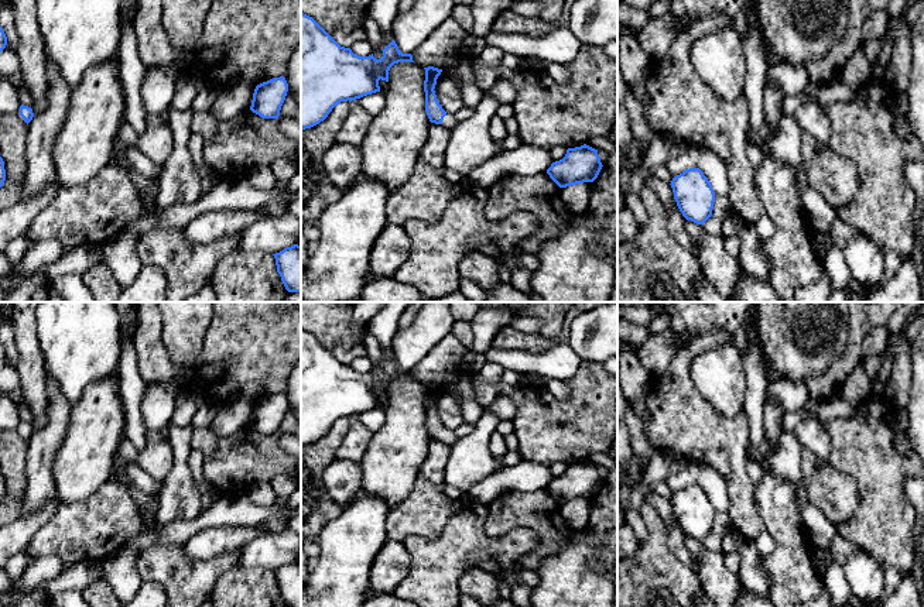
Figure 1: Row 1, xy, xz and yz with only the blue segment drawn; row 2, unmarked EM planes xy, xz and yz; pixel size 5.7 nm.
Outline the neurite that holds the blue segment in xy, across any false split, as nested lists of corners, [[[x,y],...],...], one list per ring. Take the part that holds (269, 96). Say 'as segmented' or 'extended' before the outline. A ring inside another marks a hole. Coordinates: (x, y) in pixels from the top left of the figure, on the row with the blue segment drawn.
as segmented | [[[284,76],[263,82],[254,89],[250,110],[263,119],[278,119],[287,92]]]

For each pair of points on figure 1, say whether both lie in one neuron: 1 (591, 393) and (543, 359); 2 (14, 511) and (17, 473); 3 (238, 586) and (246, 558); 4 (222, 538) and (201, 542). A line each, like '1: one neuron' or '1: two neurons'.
1: two neurons
2: one neuron
3: two neurons
4: one neuron

